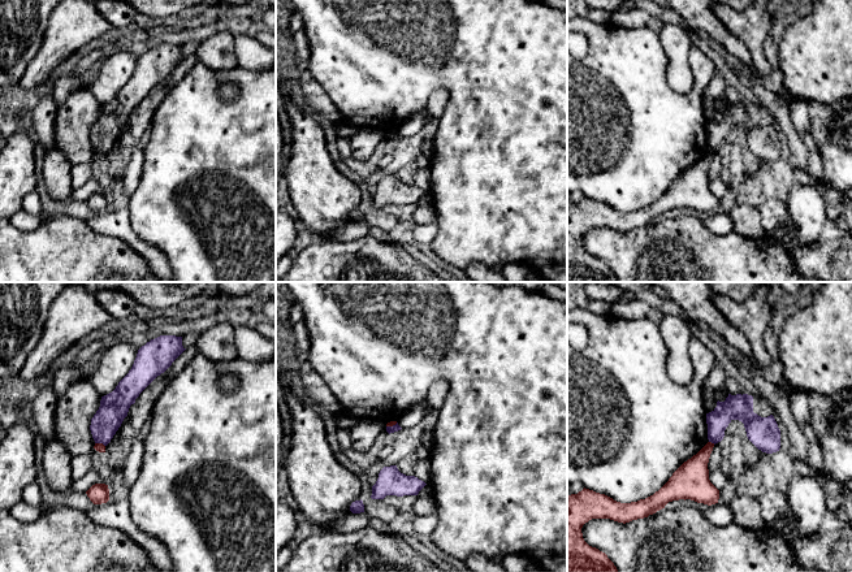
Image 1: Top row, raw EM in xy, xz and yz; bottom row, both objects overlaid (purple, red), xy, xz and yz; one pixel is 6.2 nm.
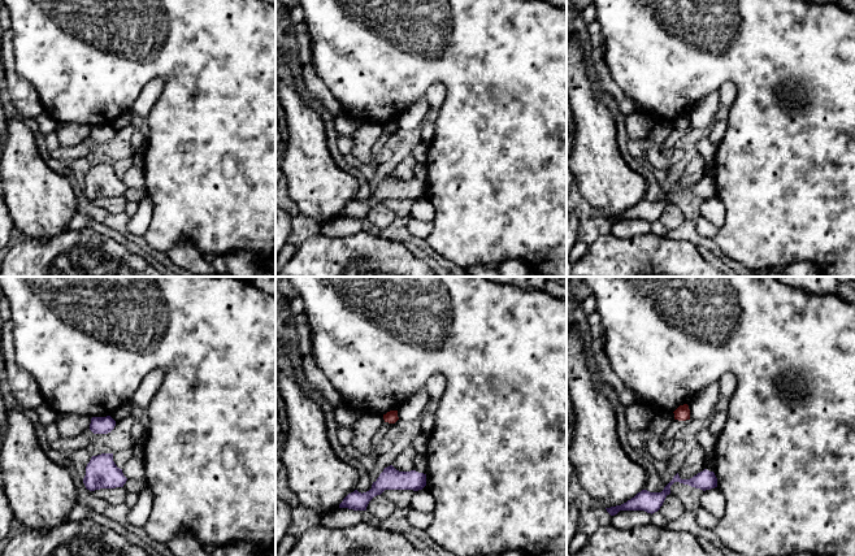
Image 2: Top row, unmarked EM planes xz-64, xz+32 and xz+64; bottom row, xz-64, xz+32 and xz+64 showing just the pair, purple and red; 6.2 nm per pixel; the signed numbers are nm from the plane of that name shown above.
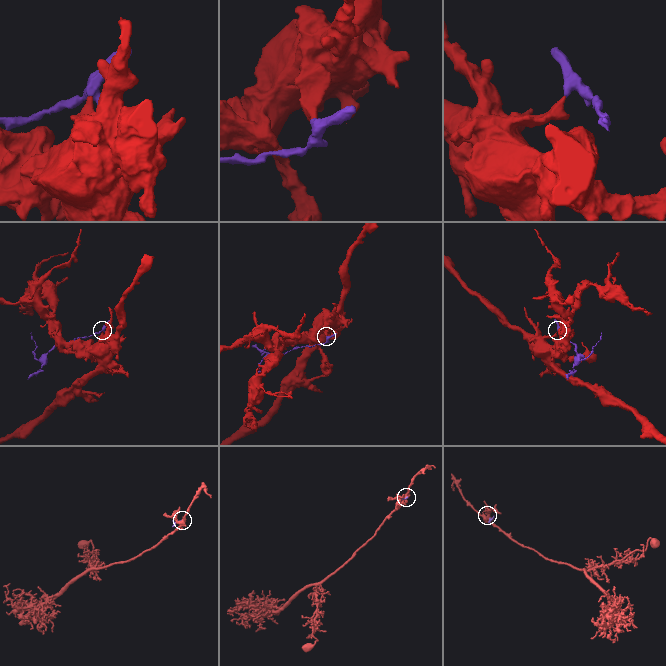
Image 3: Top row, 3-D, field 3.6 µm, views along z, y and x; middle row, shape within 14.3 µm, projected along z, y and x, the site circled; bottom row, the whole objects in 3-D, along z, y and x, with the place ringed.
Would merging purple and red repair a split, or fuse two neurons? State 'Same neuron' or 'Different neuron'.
Different neuron

